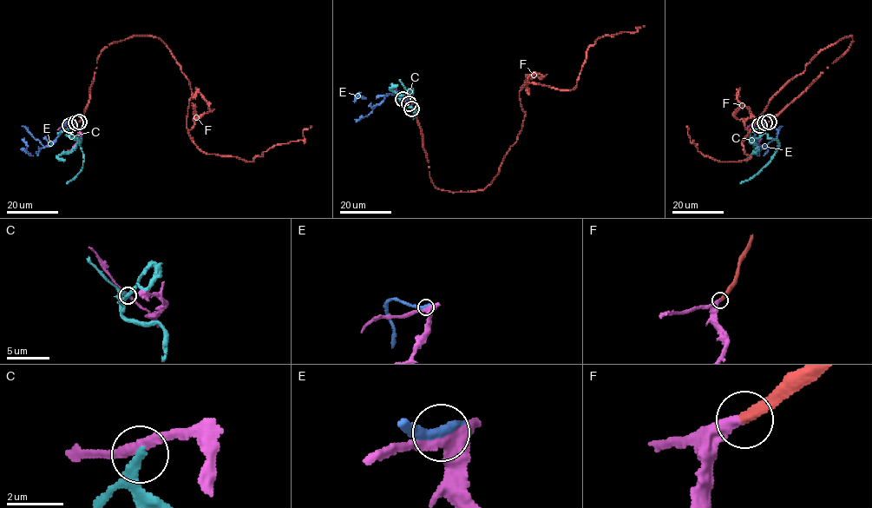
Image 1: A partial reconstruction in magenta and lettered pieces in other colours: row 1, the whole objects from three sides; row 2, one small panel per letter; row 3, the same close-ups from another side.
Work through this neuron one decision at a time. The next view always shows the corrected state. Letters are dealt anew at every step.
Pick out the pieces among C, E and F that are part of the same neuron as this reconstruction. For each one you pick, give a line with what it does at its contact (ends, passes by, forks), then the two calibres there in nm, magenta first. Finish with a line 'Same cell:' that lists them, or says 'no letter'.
F: it ends | 360/360 nm
Same cell: F

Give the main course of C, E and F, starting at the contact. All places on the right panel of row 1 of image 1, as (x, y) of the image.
C: (759, 125), (768, 137), (777, 140), (778, 147), (770, 161), (739, 183)
E: (764, 122), (753, 121), (754, 140), (767, 148), (763, 155), (757, 152), (754, 143), (757, 137)
F: (769, 122), (839, 58), (852, 36), (818, 51), (774, 95), (742, 142), (748, 160), (705, 156), (686, 125)

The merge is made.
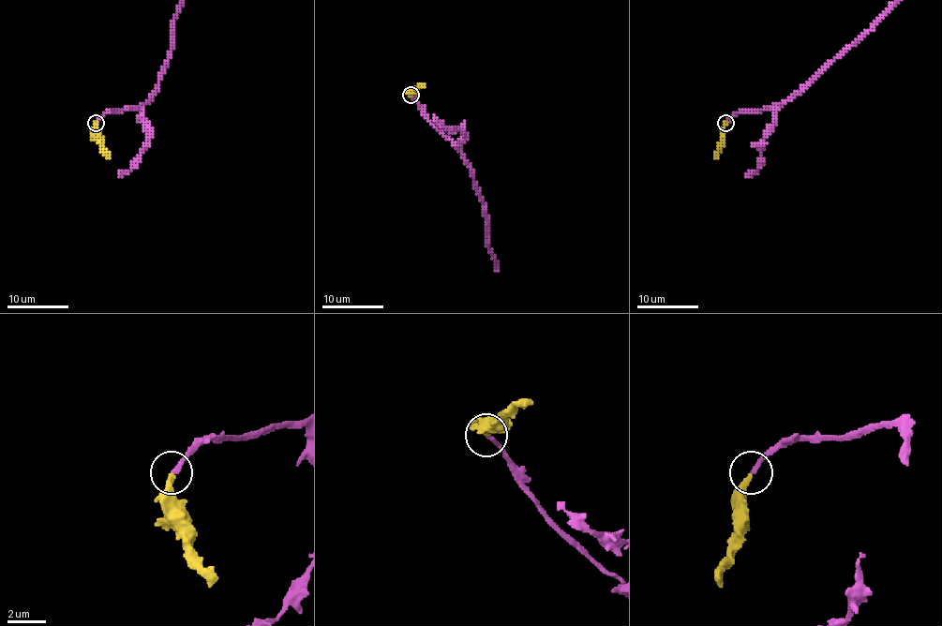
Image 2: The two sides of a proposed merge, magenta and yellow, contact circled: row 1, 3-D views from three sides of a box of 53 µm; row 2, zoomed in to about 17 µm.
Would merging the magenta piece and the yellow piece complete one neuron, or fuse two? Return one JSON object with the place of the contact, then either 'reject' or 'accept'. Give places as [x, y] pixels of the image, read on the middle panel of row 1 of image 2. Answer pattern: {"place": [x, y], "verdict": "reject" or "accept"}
{"place": [411, 95], "verdict": "accept"}

